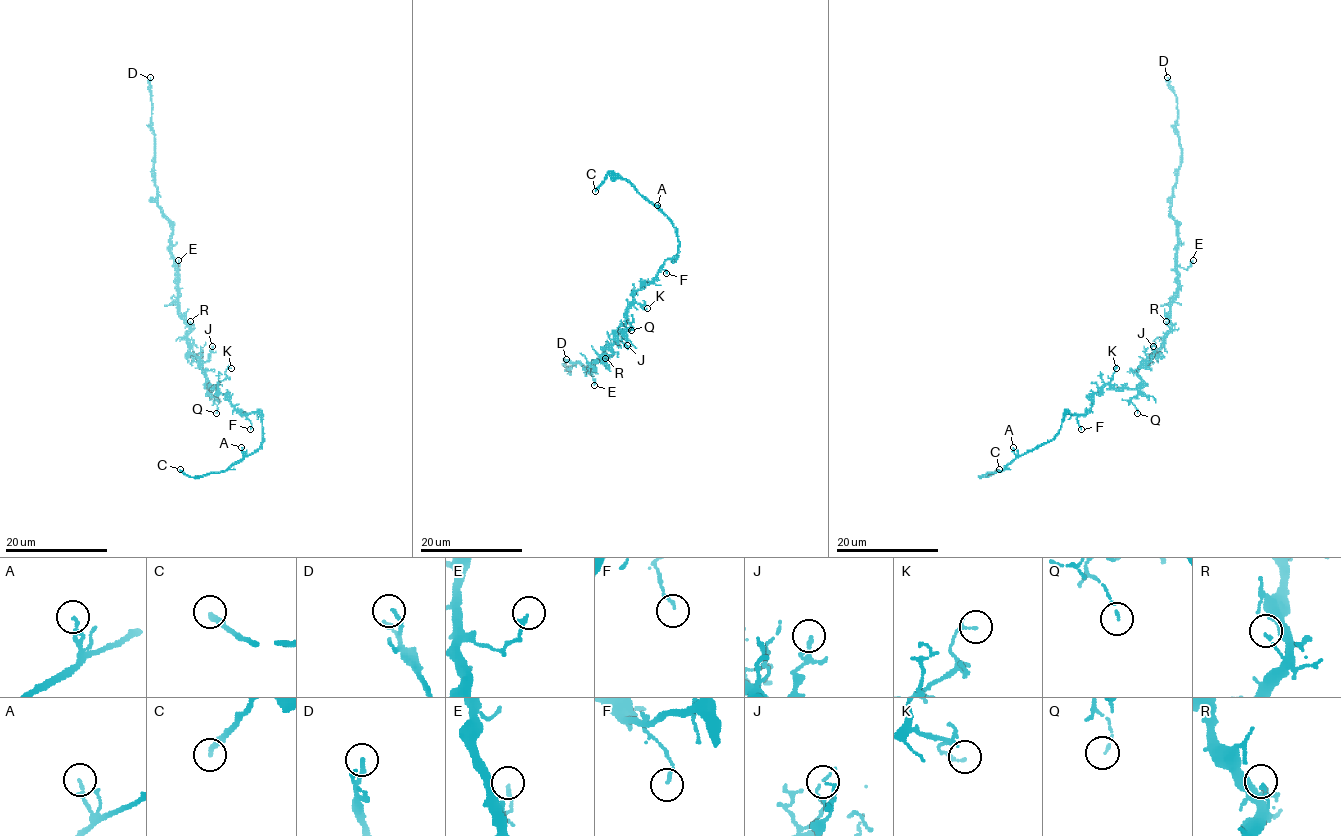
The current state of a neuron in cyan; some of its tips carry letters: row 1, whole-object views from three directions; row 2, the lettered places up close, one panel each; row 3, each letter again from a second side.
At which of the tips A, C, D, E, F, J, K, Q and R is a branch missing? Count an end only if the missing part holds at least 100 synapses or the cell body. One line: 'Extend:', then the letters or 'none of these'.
Extend: C

